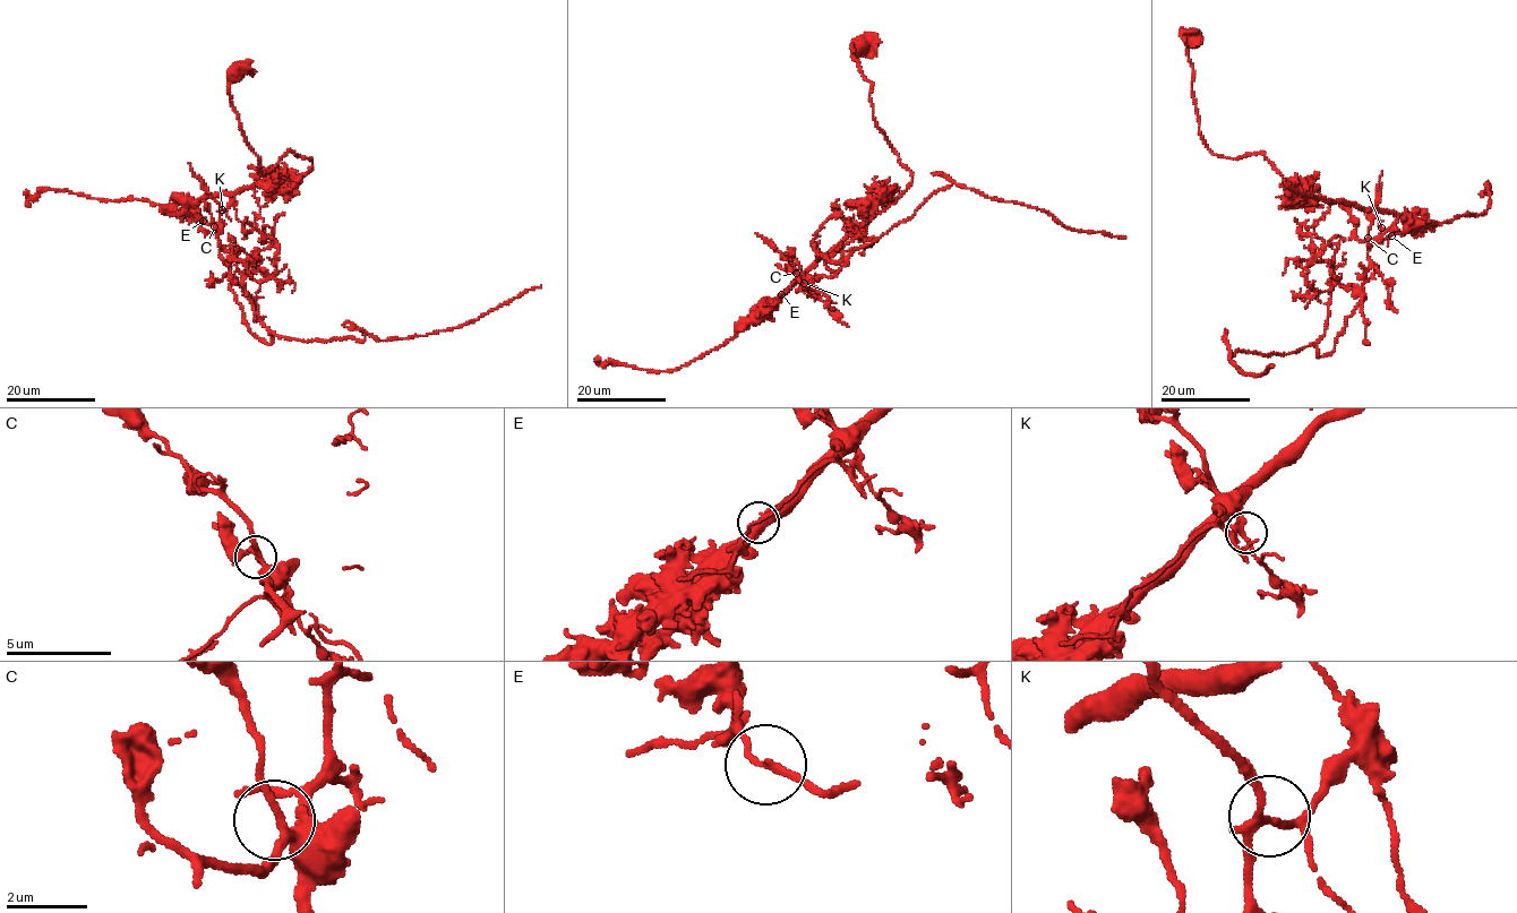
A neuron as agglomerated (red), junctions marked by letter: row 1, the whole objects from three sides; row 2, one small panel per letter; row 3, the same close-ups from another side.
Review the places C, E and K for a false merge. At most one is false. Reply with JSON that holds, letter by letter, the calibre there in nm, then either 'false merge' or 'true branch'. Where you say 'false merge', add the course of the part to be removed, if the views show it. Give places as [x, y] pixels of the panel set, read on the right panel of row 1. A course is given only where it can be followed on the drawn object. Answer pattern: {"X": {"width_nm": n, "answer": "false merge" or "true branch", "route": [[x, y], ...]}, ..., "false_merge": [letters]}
{"C": {"width_nm": 200, "answer": "true branch"}, "E": {"width_nm": 140, "answer": "false merge", "route": [[1391, 235], [1370, 246], [1362, 301], [1330, 353], [1228, 350], [1243, 375], [1273, 365]]}, "K": {"width_nm": 200, "answer": "true branch"}, "false_merge": ["E"]}

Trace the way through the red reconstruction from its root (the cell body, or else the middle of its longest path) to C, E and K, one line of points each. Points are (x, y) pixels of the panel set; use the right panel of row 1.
C: (1189, 40), (1203, 143), (1223, 157), (1262, 153), (1301, 194), (1387, 209), (1410, 226), (1368, 238)
E: (1189, 40), (1199, 134), (1214, 154), (1239, 158), (1260, 153), (1301, 194), (1387, 209), (1410, 226), (1391, 235)
K: (1189, 40), (1199, 134), (1214, 154), (1262, 153), (1301, 194), (1387, 209), (1410, 226), (1376, 238), (1381, 227)

